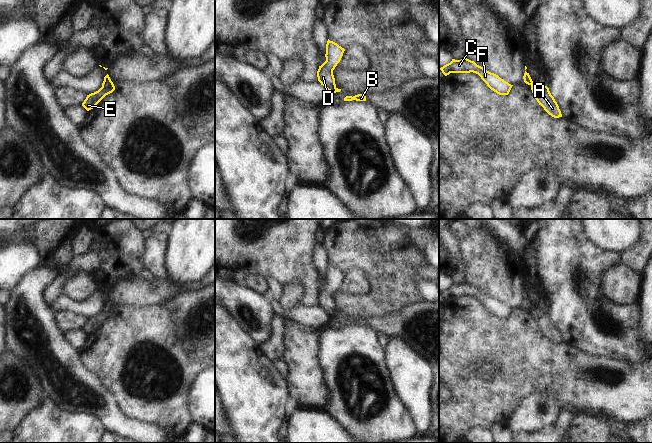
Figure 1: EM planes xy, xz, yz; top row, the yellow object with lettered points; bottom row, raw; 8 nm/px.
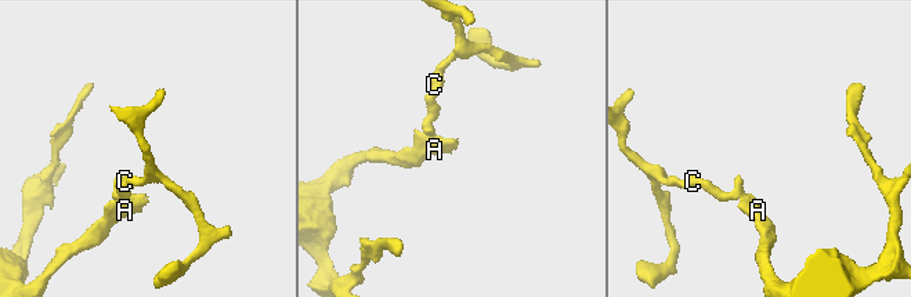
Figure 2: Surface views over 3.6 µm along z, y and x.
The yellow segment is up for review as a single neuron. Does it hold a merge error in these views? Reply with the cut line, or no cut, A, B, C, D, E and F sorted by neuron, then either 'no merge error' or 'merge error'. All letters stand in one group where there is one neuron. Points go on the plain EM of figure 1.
xy (112, 306), (102, 311) | A B E / C D F | merge error

